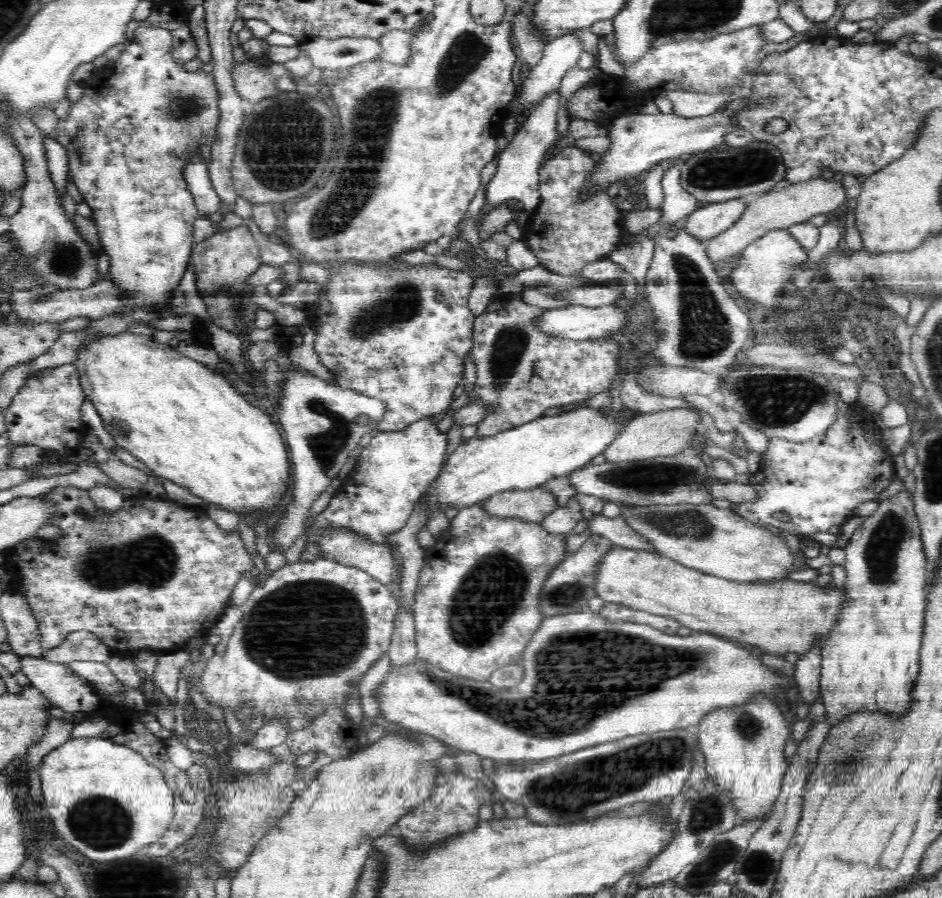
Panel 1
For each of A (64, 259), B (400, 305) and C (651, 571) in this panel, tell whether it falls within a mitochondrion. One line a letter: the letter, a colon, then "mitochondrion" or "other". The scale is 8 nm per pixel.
A: mitochondrion
B: mitochondrion
C: other

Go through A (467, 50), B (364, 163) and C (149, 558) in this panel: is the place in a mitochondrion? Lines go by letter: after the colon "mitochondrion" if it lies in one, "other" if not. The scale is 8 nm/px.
A: mitochondrion
B: mitochondrion
C: mitochondrion

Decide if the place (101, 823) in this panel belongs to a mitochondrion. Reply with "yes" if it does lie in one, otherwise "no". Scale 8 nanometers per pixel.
yes

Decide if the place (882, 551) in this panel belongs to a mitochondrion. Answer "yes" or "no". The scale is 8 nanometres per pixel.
yes

